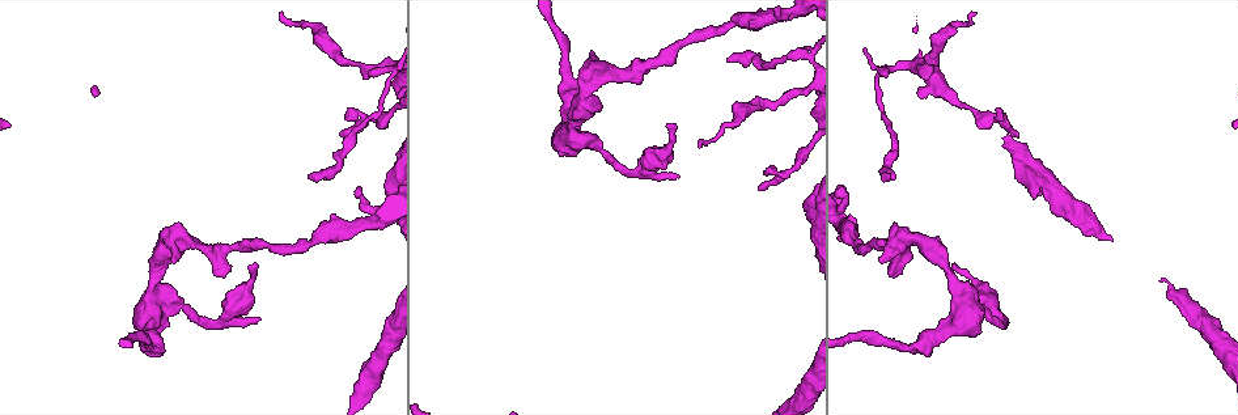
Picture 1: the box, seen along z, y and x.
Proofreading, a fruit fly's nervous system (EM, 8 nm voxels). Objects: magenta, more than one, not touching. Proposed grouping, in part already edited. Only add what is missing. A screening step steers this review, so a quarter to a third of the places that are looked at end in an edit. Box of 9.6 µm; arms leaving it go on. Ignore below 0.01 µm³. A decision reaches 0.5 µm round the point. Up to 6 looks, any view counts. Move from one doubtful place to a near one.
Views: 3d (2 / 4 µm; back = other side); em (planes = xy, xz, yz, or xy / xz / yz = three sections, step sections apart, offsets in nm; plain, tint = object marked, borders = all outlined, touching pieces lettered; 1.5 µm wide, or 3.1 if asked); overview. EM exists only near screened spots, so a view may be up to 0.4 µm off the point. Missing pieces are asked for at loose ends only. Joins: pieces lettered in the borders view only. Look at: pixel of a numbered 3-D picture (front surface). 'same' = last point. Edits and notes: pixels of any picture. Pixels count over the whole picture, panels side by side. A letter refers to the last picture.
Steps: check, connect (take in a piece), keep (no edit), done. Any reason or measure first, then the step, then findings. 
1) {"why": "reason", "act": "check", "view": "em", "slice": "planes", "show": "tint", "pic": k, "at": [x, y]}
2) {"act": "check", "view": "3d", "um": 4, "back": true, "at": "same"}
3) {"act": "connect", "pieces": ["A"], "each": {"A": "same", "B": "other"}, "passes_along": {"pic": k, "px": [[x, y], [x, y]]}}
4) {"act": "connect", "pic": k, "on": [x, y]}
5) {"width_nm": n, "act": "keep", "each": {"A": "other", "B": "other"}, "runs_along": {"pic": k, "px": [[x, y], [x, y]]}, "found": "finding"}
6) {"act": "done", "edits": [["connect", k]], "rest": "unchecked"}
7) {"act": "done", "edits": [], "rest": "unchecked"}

{"why": "thin end", "act": "check", "view": "em", "slice": "planes", "show": "plain", "pic": 1, "at": [679, 175]}

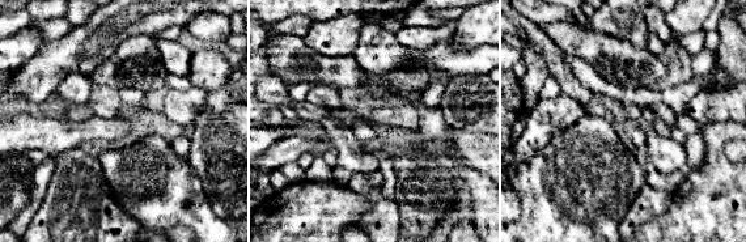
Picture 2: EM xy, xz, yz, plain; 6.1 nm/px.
{"act": "check", "view": "em", "slice": "planes", "show": "borders", "at": "same"}

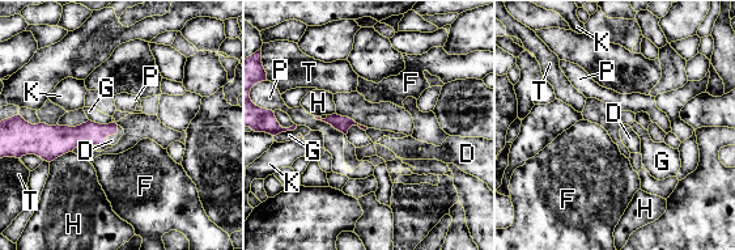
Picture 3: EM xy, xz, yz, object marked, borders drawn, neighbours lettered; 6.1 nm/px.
{"width_nm": 90, "longest_contact_nm": ["P", 190], "act": "connect", "pieces": ["D"], "each": {"D": "same", "F": "other", "G": "other", "H": "other", "K": "other", "P": "other", "T": "other"}, "found": "it goes on there"}

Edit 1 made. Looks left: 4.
{"why": "redraw", "act": "check", "view": "overview"}

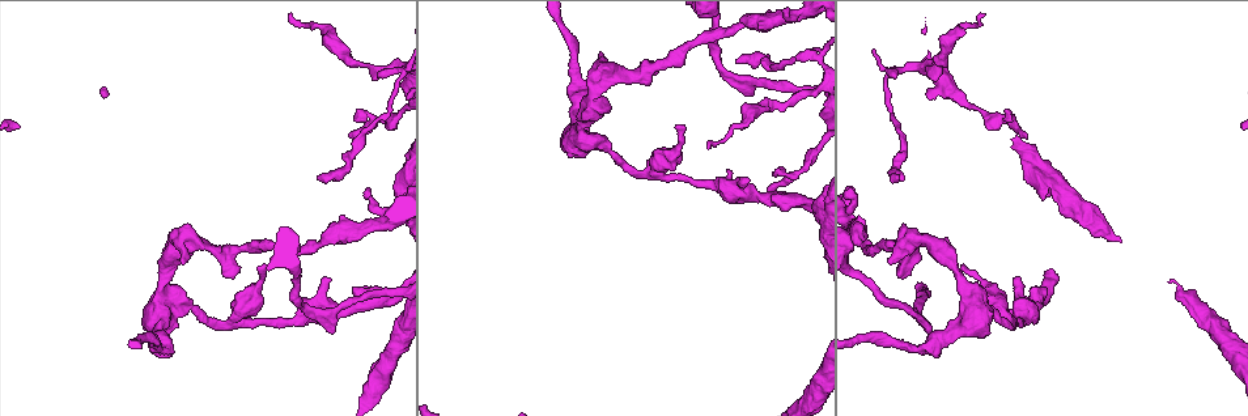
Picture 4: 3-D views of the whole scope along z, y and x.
{"why": "long arm stops here", "act": "check", "view": "3d", "um": 2, "pic": 4, "at": [736, 63]}

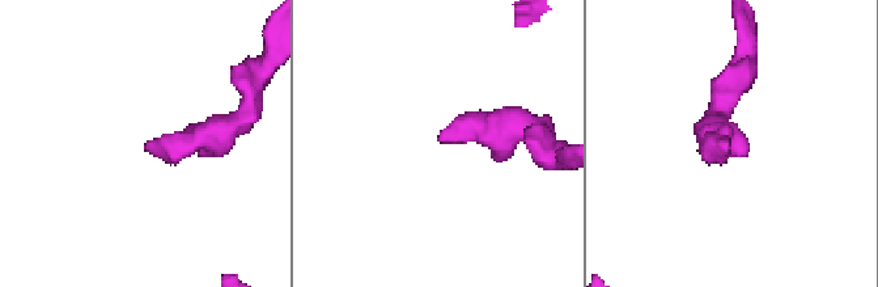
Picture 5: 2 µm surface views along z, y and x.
{"why": "now the EM", "act": "check", "view": "em", "slice": "planes", "show": "borders", "pic": 5, "at": [724, 152]}

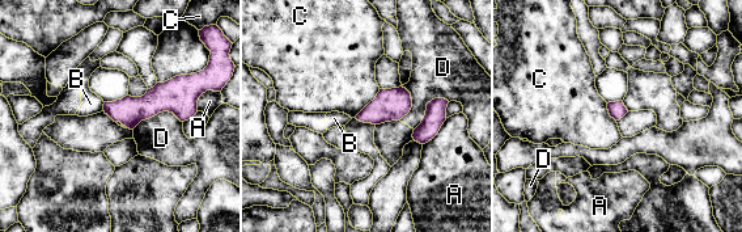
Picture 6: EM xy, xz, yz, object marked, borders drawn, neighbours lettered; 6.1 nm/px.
{"width_nm": 110, "act": "keep", "each": {"A": "other", "B": "other", "C": "other", "D": "other"}, "border": {"pic": 6, "px": [[380, 89], [355, 117]]}, "found": "no lettered piece goes on from it"}

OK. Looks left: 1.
{"act": "done", "edits": [["connect", 3]], "rest": "unchecked"}

